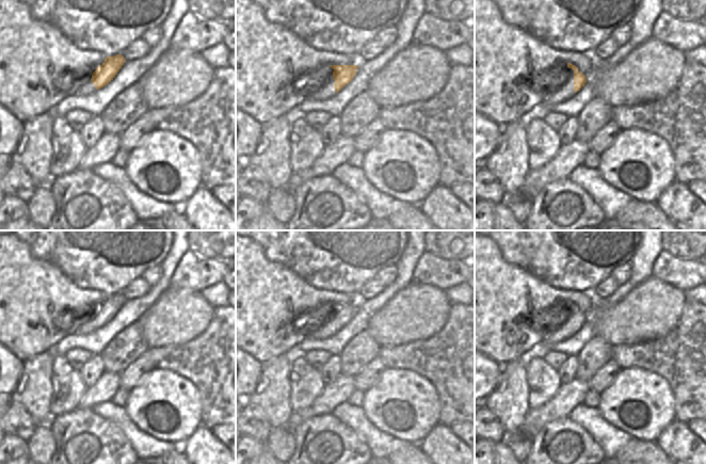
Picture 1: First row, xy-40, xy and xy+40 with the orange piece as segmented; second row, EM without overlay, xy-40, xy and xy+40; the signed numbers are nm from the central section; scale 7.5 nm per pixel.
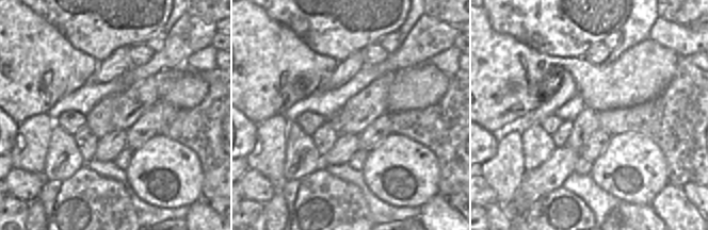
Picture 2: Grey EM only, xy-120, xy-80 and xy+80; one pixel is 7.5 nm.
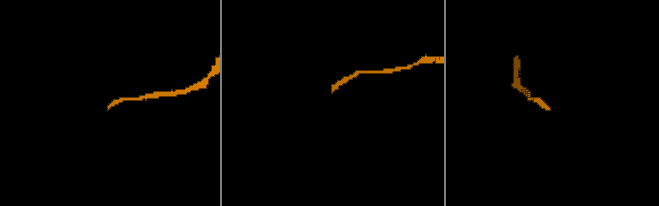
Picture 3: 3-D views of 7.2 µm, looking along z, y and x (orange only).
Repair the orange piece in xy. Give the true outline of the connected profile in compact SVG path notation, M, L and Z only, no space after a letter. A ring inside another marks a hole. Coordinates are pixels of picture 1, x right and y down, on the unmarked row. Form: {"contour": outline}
{"contour": "M331 304L333 311L330 314L328 320L322 325L319 325L315 332L308 334L306 338L323 340L334 336L352 320L356 314L357 307L358 304Z"}

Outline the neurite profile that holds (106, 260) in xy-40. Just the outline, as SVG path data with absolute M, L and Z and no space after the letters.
M13 230L13 234L30 247L33 257L57 266L78 287L95 289L106 295L122 293L129 283L135 278L141 278L141 275L148 268L160 266L173 243L173 230Z

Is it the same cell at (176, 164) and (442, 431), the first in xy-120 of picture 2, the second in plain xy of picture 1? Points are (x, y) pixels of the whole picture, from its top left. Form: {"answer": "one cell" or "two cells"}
{"answer": "two cells"}

